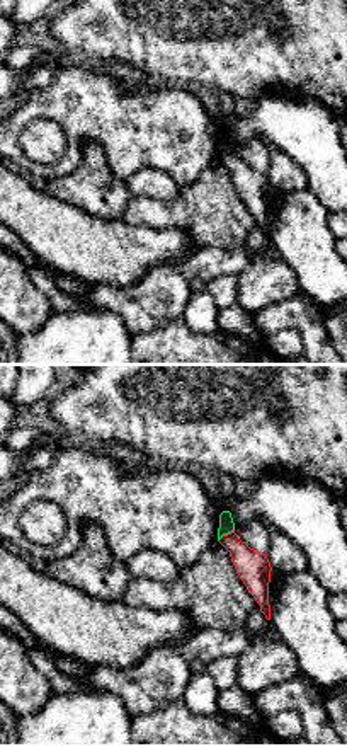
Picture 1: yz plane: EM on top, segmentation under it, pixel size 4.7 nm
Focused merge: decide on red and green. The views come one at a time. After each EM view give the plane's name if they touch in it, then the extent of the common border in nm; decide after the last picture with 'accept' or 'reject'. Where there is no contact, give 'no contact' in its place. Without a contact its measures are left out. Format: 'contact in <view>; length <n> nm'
contact in yz; length 90 nm

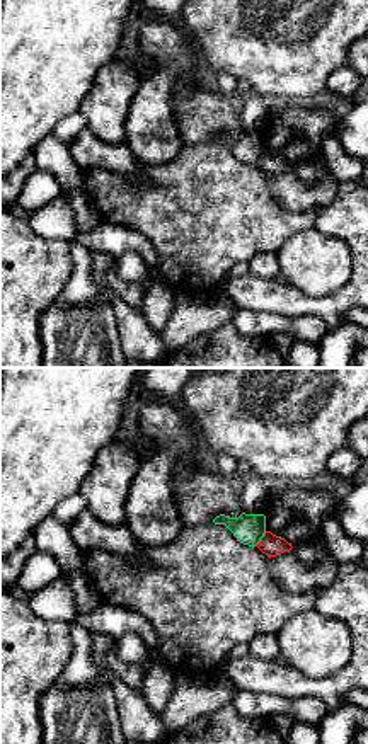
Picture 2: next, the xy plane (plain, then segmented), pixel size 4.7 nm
contact in xy; length 90 nm

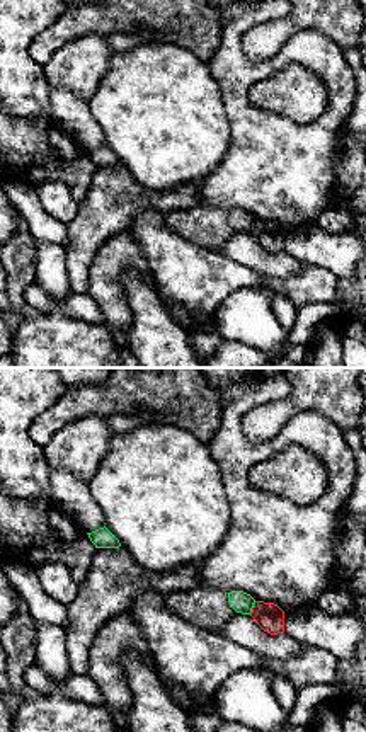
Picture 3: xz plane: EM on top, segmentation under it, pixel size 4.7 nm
contact in xz; length 70 nm

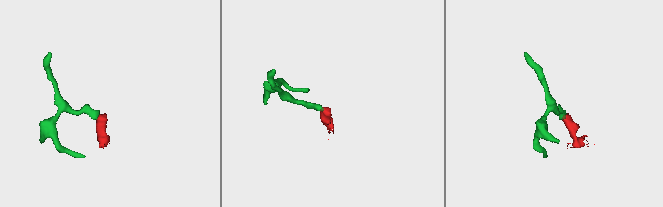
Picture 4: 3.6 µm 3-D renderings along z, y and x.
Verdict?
reject

